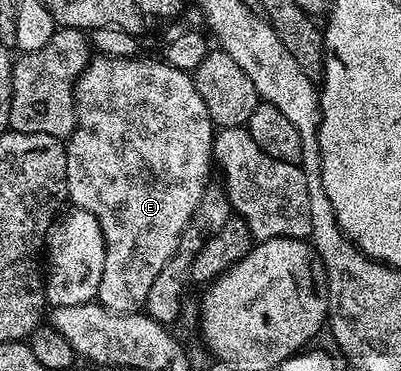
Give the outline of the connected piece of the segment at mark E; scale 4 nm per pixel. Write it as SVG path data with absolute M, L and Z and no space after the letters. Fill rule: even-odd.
M91 57L89 63L82 70L82 75L74 86L74 116L76 125L74 131L65 143L66 147L66 193L69 201L75 207L87 210L92 216L98 218L99 226L103 230L103 240L106 242L106 255L104 256L104 270L100 279L97 303L105 310L114 314L135 313L145 303L152 280L156 279L164 264L172 259L180 244L181 234L189 223L190 217L200 204L202 192L208 185L206 173L212 170L212 145L216 127L209 116L208 108L200 93L196 90L193 77L180 68L172 68L165 60L158 62L154 58L98 58Z

